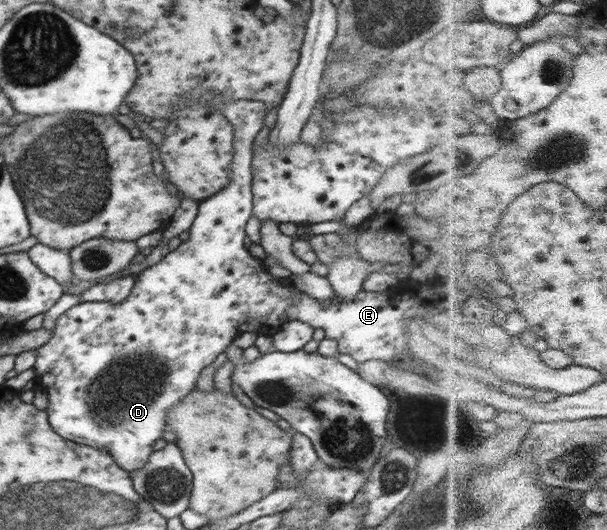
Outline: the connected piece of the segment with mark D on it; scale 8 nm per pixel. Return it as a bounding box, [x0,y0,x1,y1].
[33,90,298,474]

